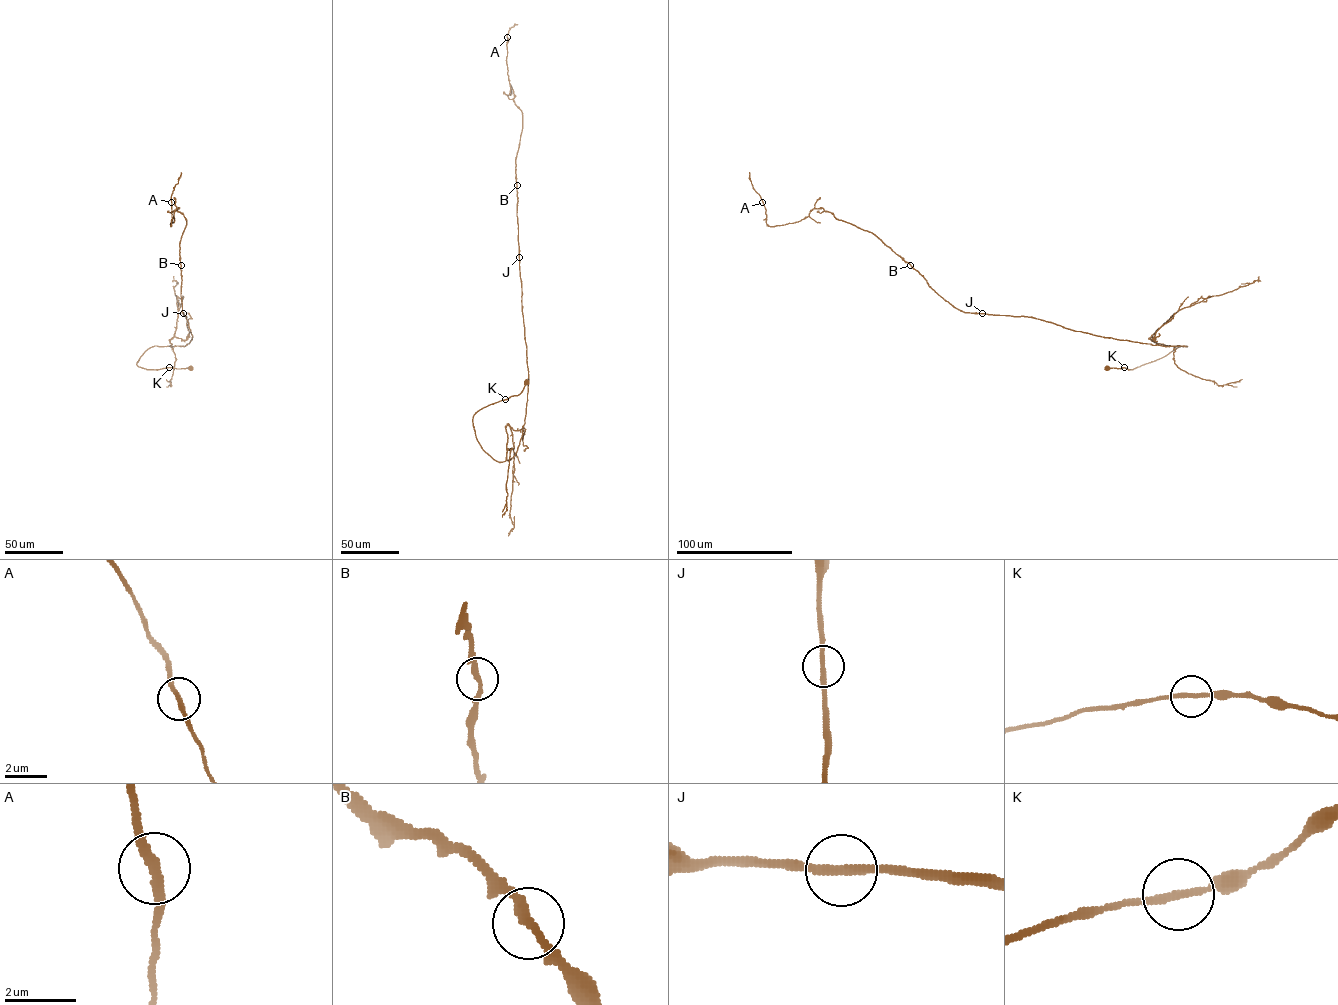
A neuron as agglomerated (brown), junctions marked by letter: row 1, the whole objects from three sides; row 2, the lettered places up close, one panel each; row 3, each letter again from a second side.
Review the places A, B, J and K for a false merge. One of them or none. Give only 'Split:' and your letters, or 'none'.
Split: none

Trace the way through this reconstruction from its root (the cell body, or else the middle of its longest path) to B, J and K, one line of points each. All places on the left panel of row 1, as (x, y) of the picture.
B: (190, 368), (152, 370), (136, 365), (150, 347), (185, 346), (191, 339), (182, 312), (181, 265)
J: (190, 368), (152, 370), (136, 365), (150, 347), (185, 346), (190, 342), (192, 335), (183, 313)
K: (190, 368), (169, 367)

